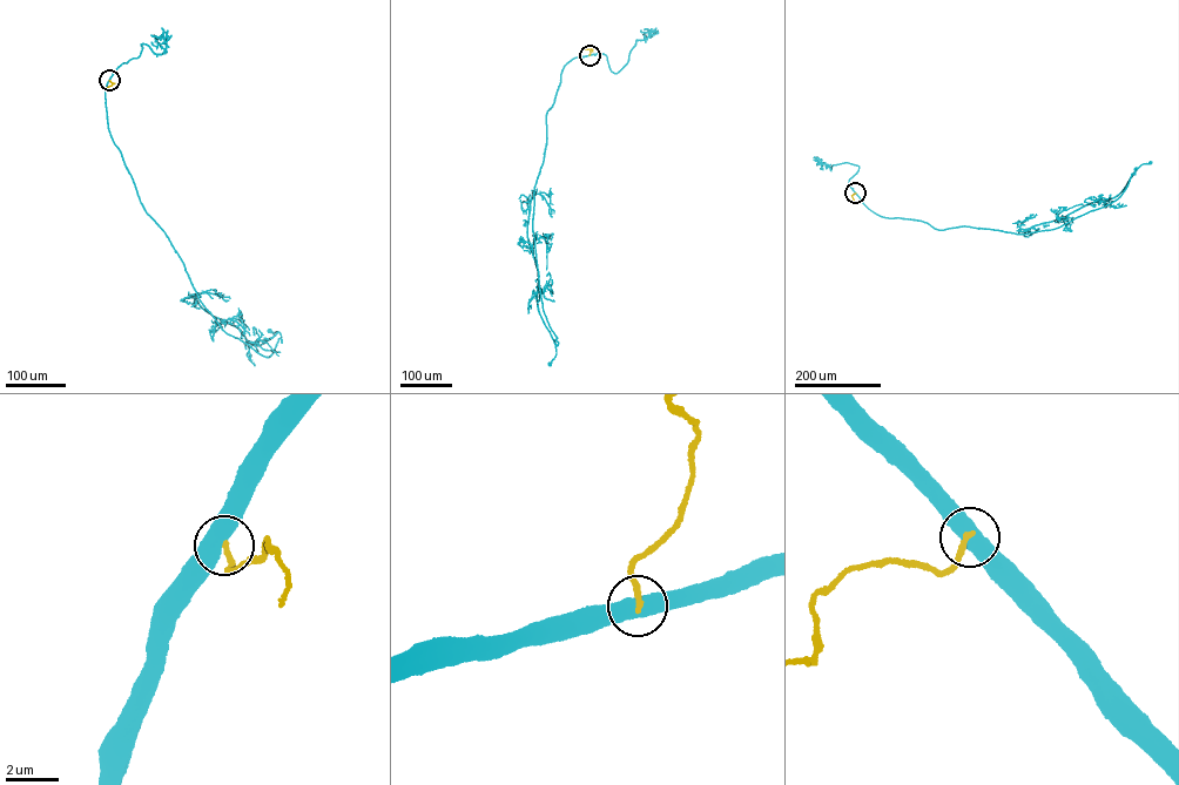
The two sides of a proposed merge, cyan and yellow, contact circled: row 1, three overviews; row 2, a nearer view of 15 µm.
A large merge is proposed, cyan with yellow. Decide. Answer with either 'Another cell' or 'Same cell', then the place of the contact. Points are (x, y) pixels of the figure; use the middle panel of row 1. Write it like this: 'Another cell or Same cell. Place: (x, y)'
Another cell. Place: (590, 55)

